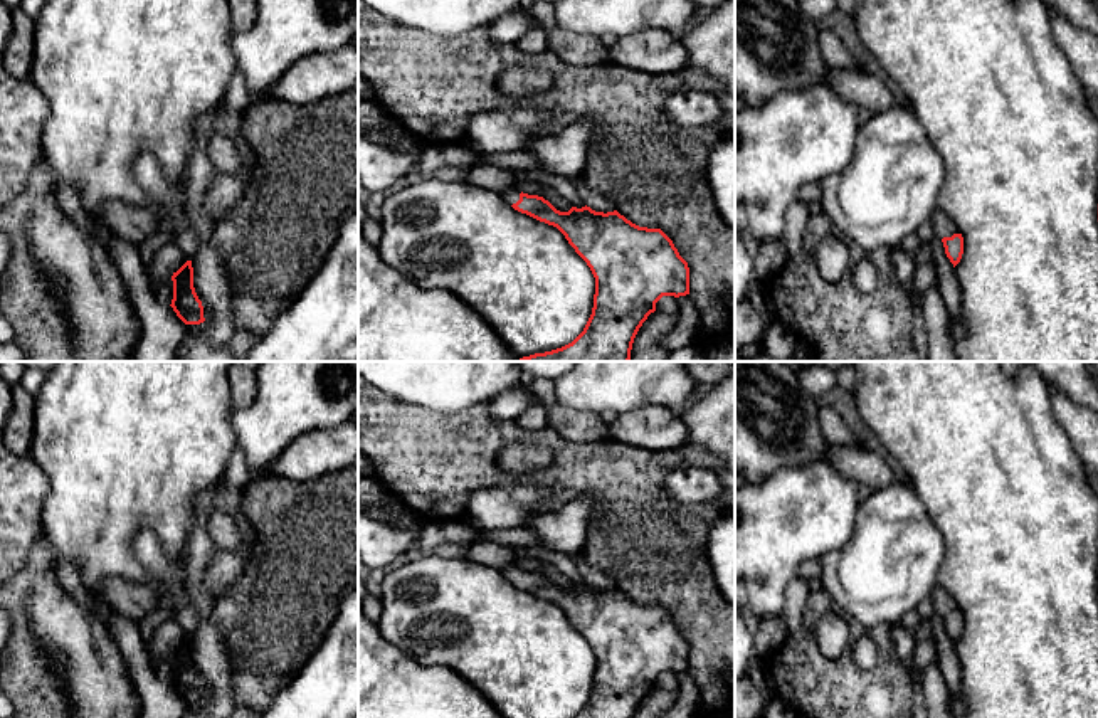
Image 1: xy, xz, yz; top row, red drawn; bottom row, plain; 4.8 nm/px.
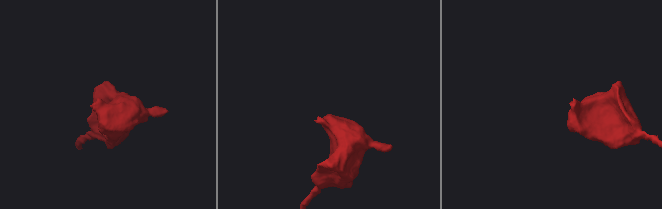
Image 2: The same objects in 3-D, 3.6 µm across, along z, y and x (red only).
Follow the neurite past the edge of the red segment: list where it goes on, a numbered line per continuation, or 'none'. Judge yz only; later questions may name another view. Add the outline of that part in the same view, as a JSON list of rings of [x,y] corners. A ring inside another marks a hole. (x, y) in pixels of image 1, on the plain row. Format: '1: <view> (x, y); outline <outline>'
1: yz (944, 602); outline [[[935,583],[935,587],[932,589],[930,597],[933,600],[933,610],[938,615],[960,610],[953,597],[947,590],[943,590],[938,583]]]

